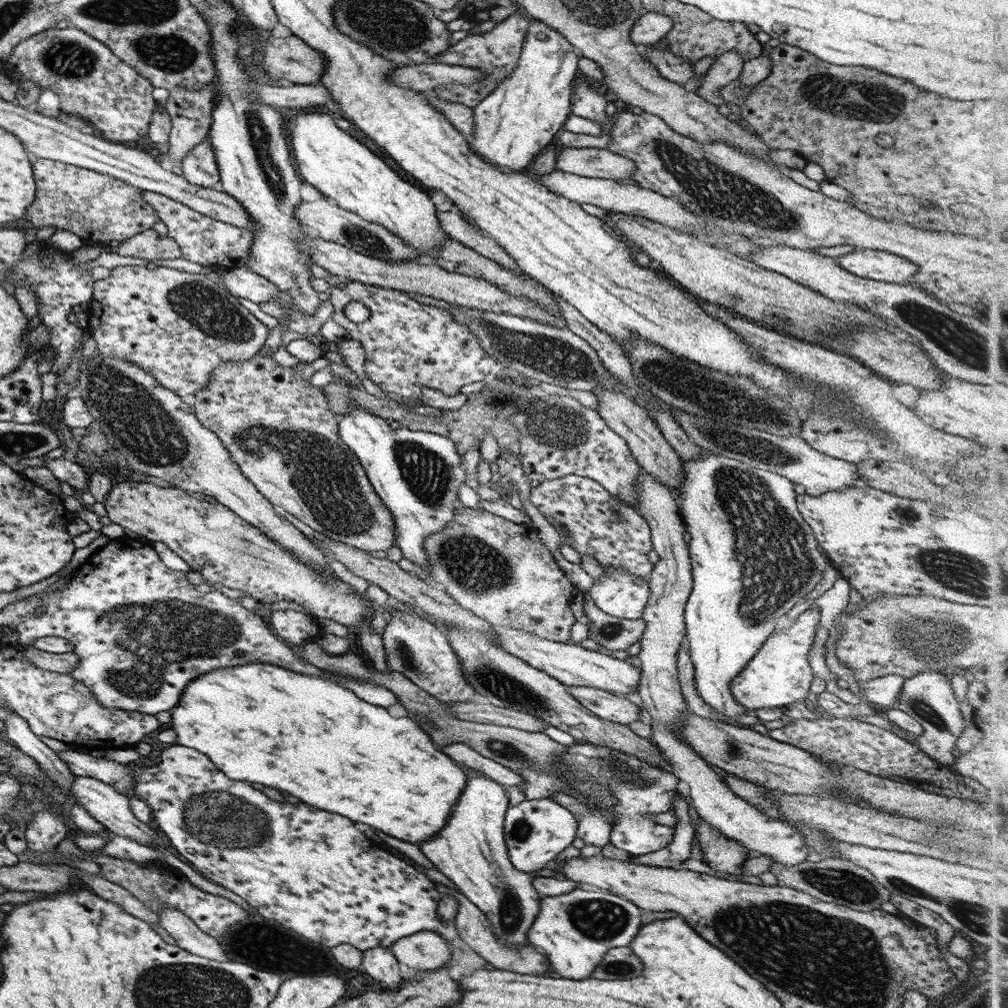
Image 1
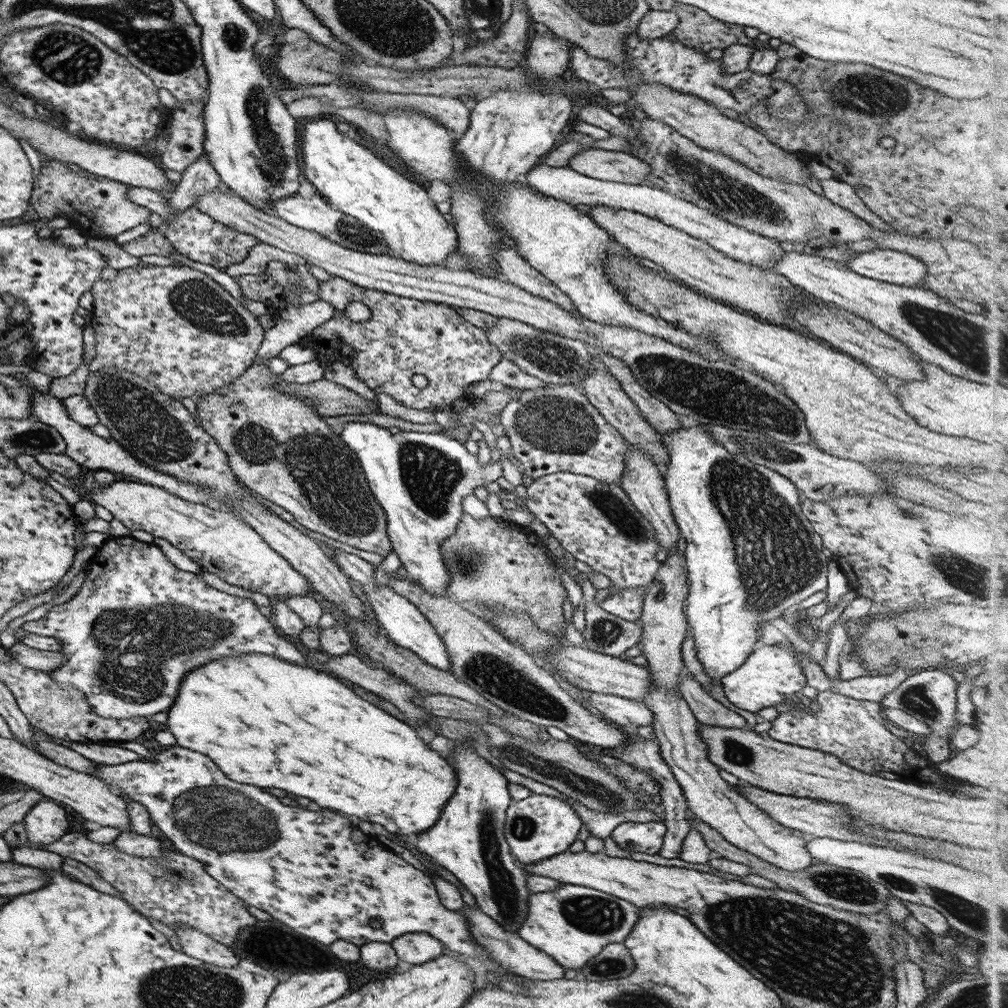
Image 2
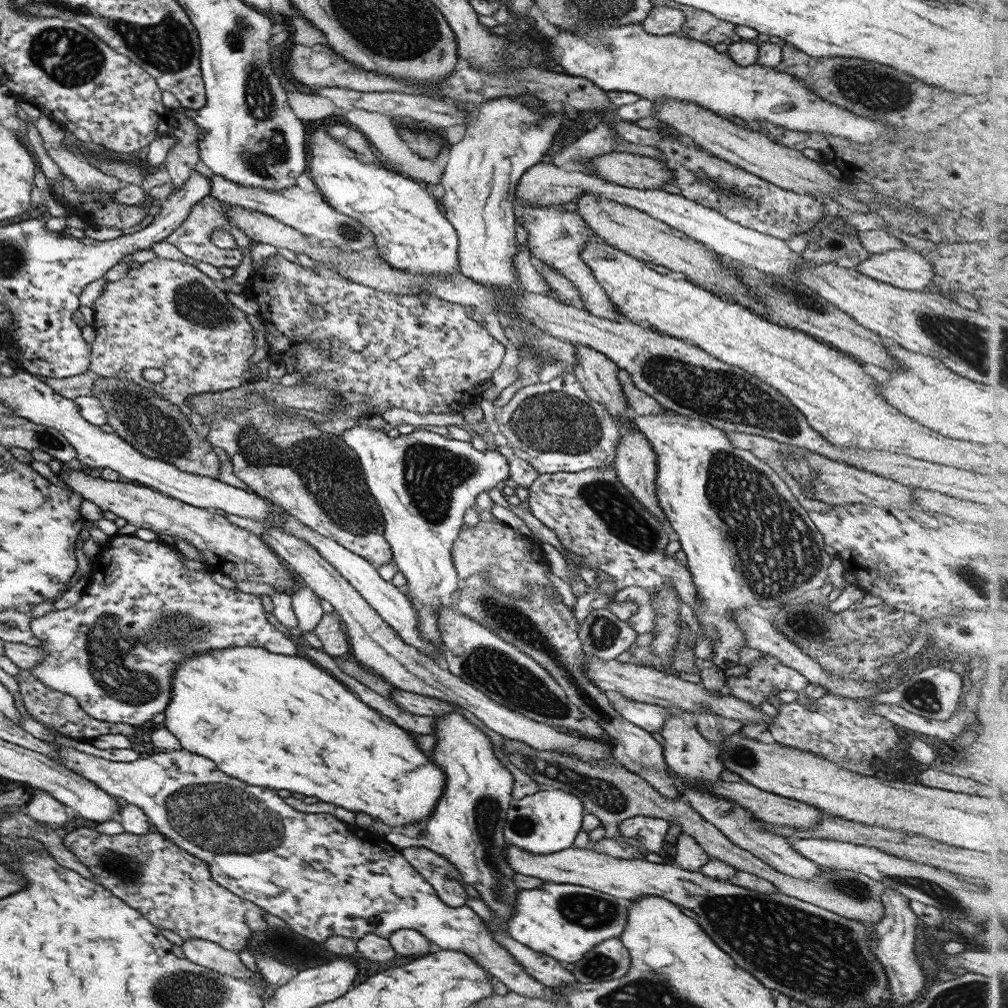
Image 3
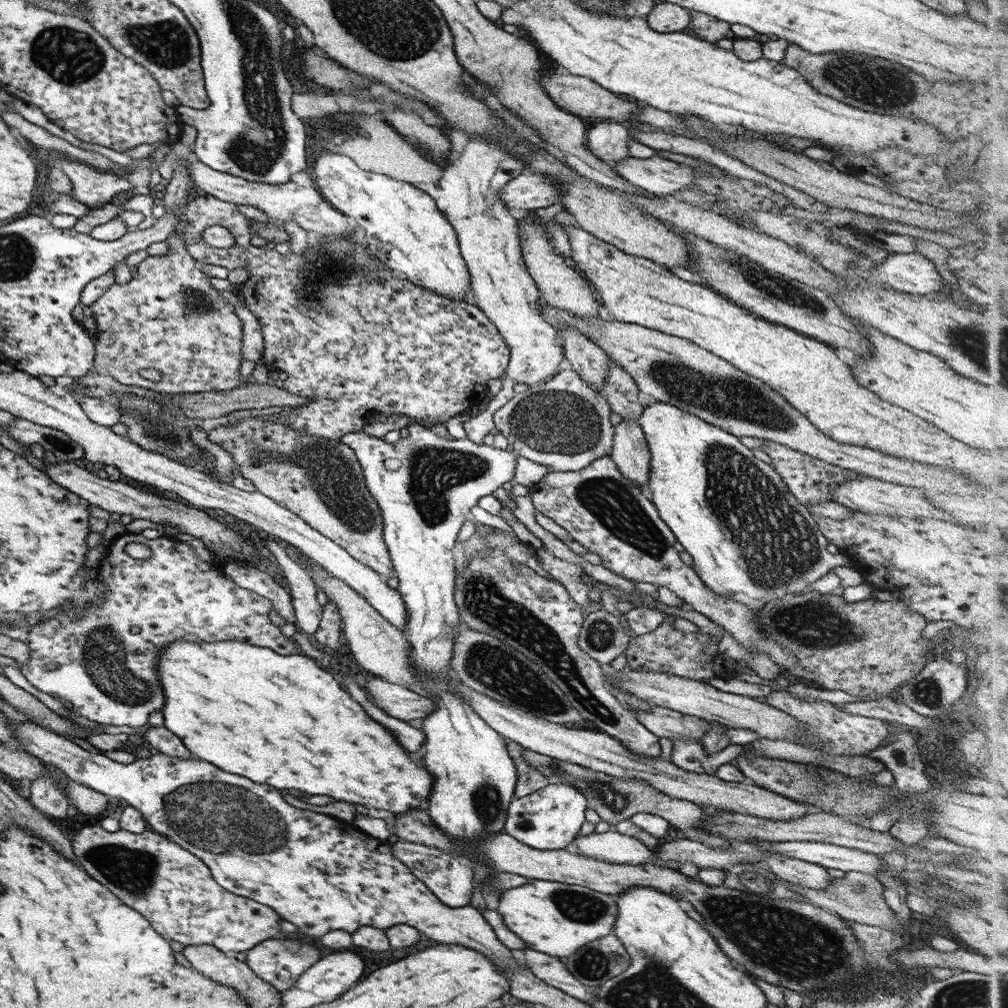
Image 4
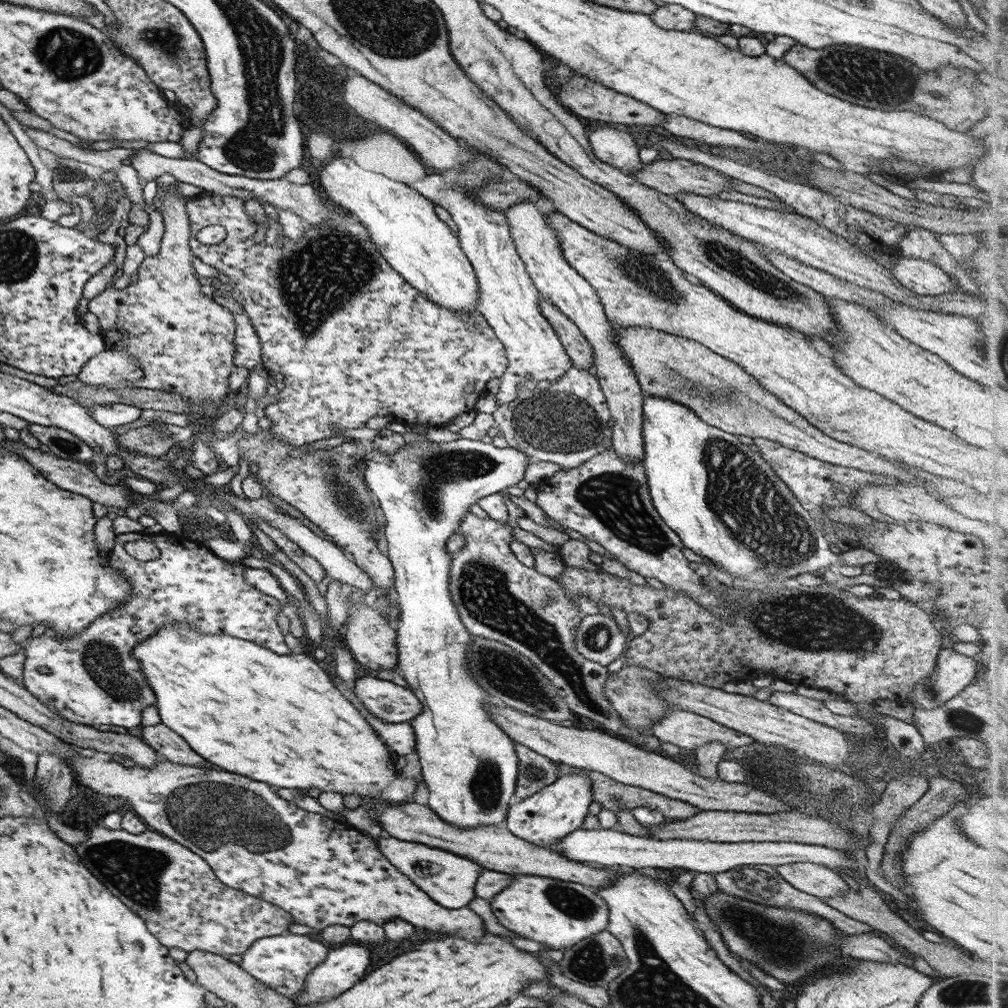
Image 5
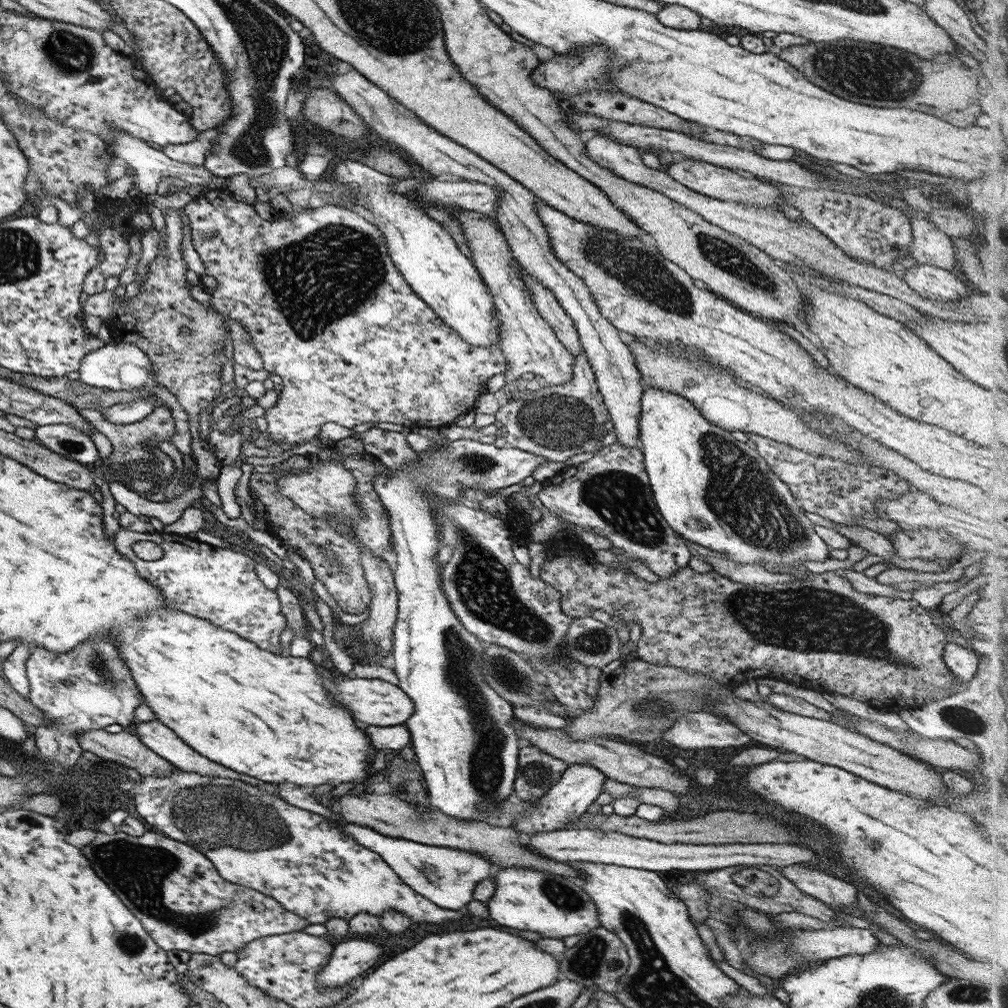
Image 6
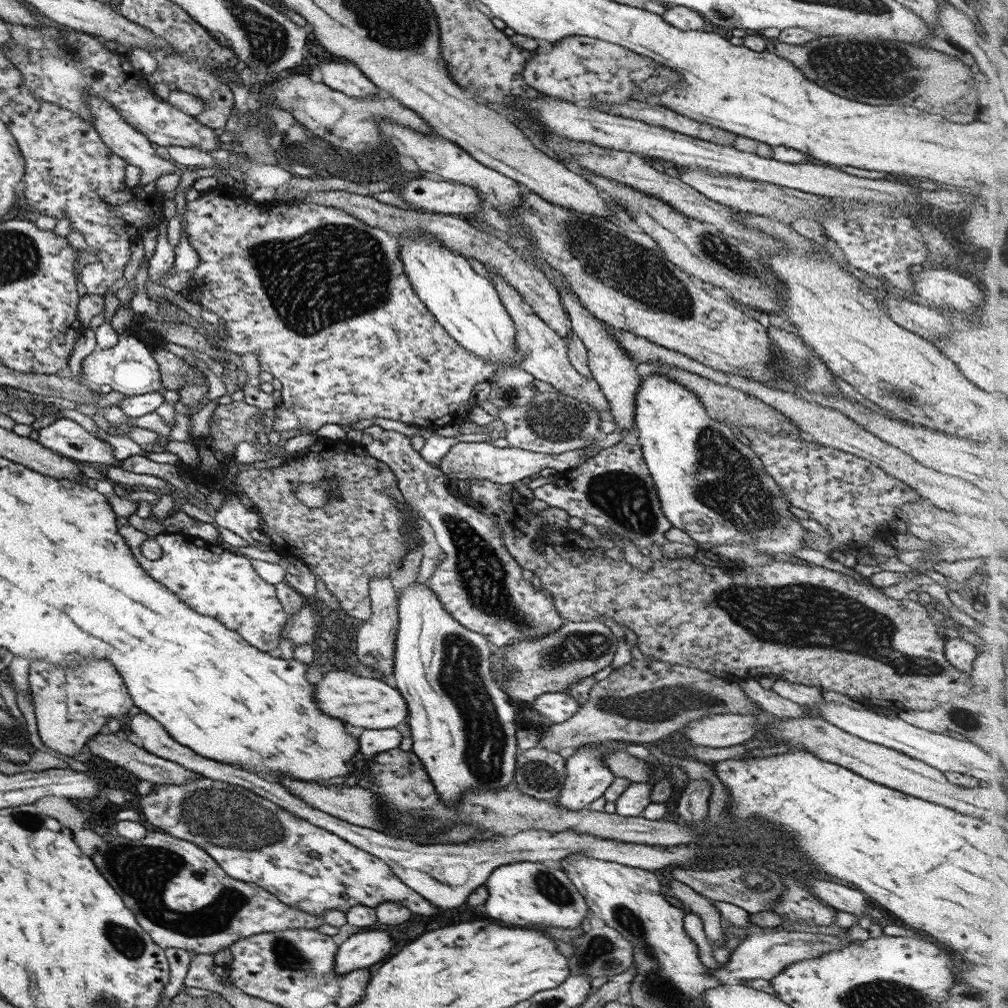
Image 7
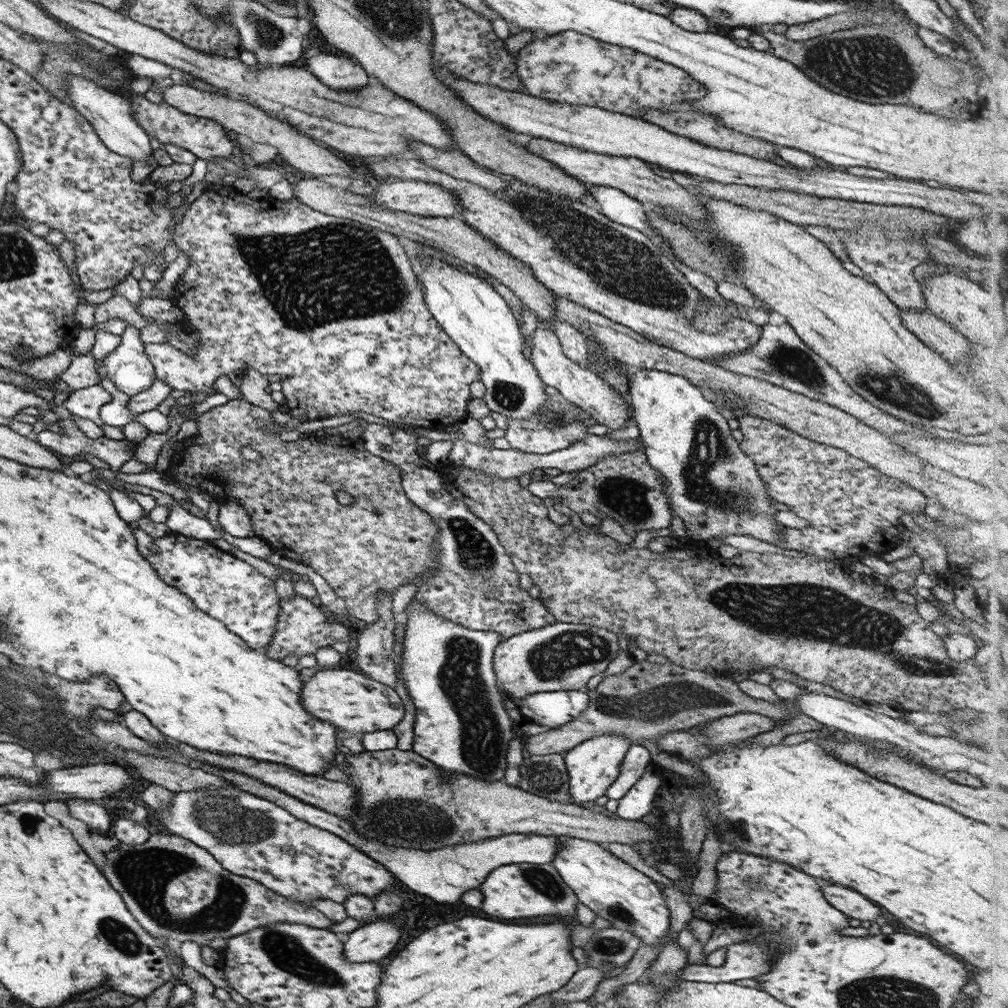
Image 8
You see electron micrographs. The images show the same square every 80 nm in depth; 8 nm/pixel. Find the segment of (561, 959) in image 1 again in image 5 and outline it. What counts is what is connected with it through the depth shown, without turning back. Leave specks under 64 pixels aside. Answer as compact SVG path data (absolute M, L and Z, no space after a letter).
M530 874L510 875L509 884L493 897L490 910L501 926L521 934L521 937L541 942L547 947L546 953L553 956L563 952L567 947L573 946L586 936L605 931L608 915L606 902L603 902L590 886Z

